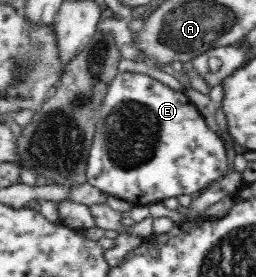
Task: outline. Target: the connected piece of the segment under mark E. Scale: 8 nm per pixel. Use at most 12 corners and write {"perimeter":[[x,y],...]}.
{"perimeter":[[118,73],[89,184],[146,205],[228,172],[183,91]]}

